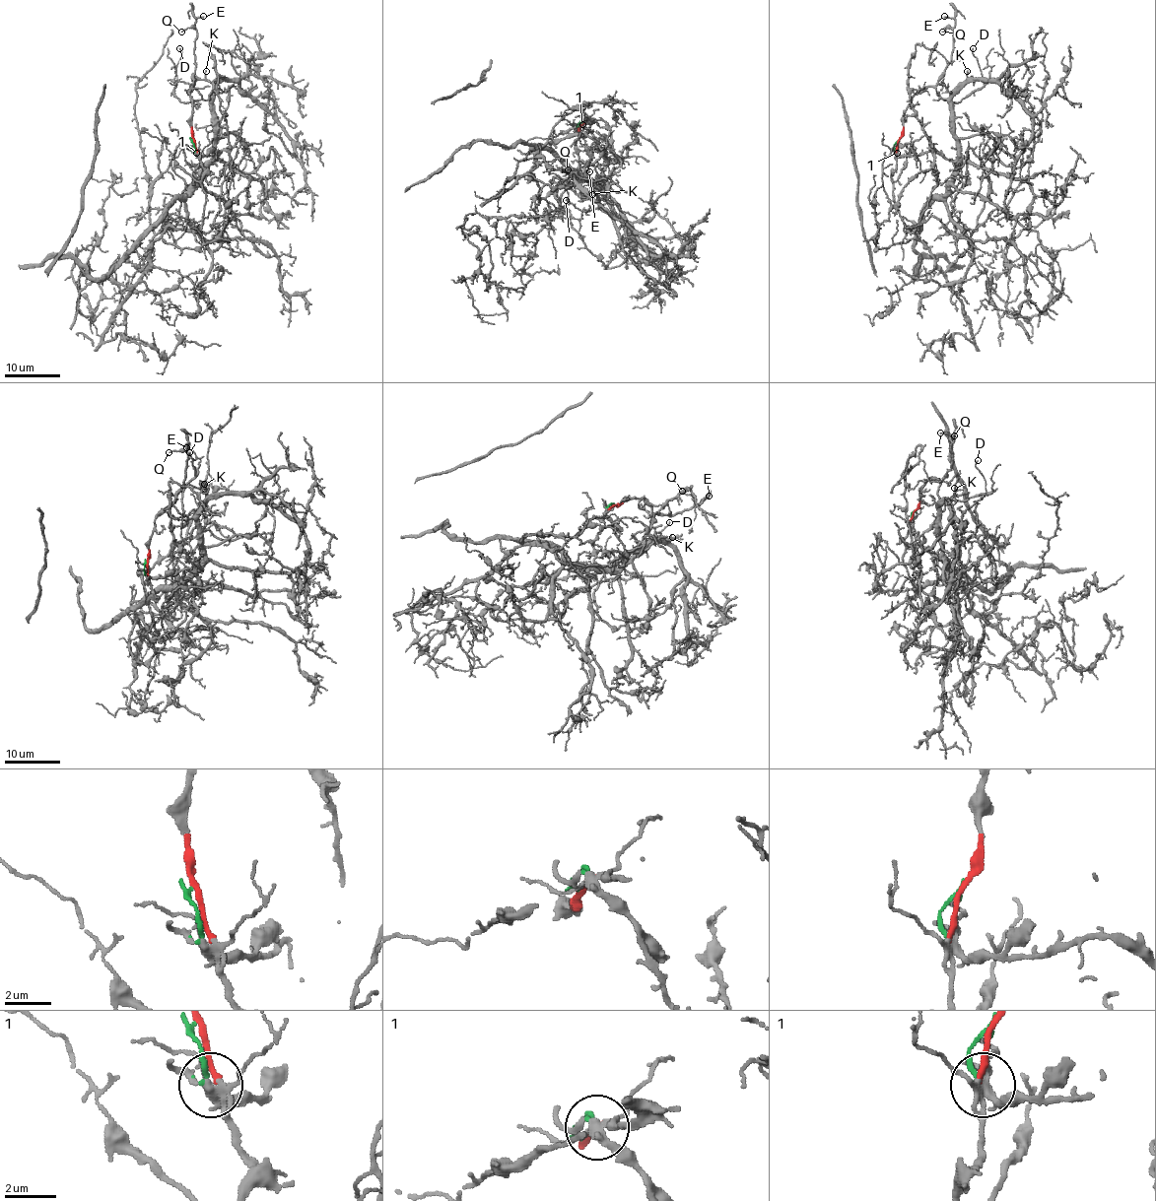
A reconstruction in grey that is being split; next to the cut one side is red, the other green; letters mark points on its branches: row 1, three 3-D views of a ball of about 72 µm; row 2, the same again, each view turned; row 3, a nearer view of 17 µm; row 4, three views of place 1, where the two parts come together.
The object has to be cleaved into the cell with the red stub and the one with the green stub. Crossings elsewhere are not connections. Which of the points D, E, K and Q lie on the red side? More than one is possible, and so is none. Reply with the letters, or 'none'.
D, E, Q

